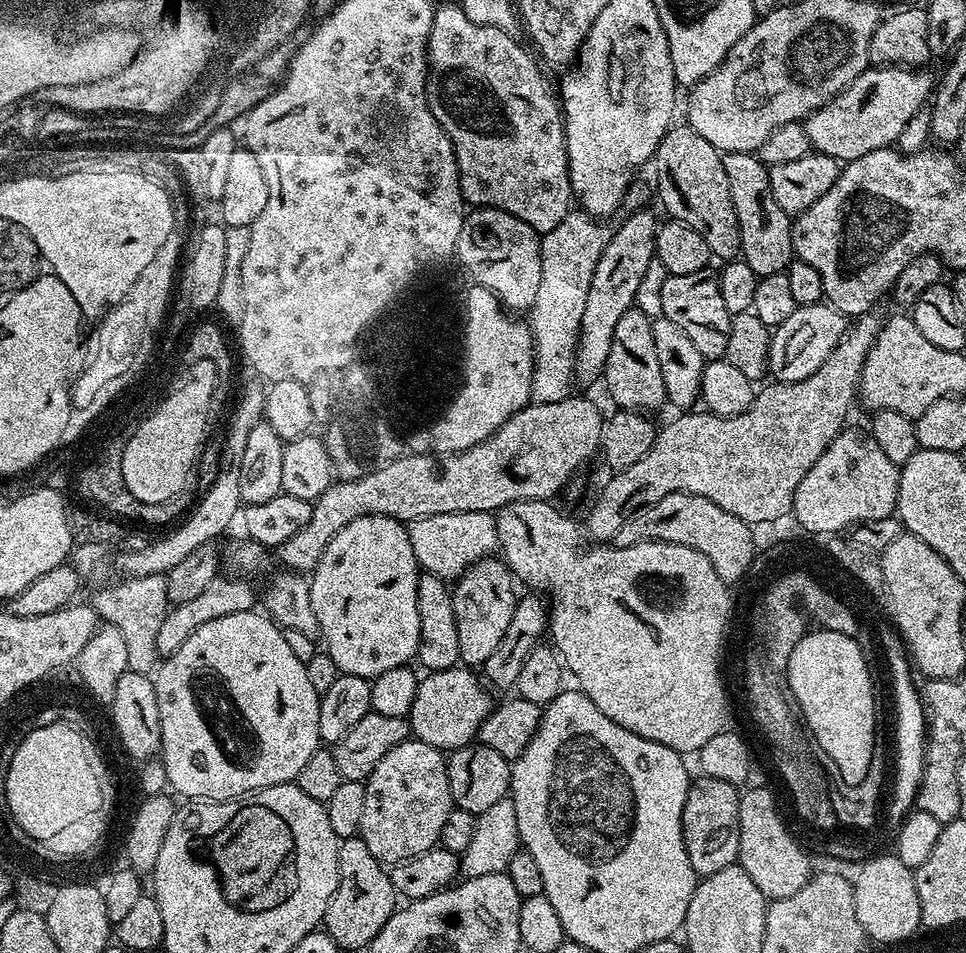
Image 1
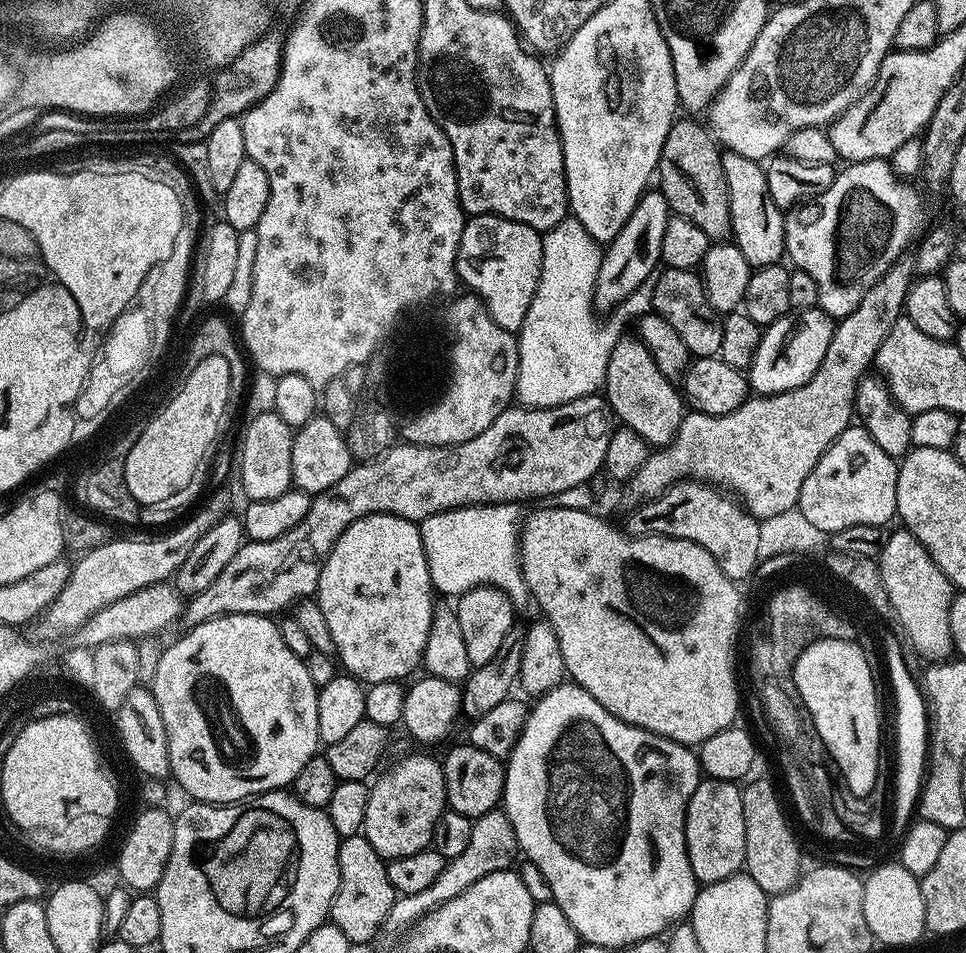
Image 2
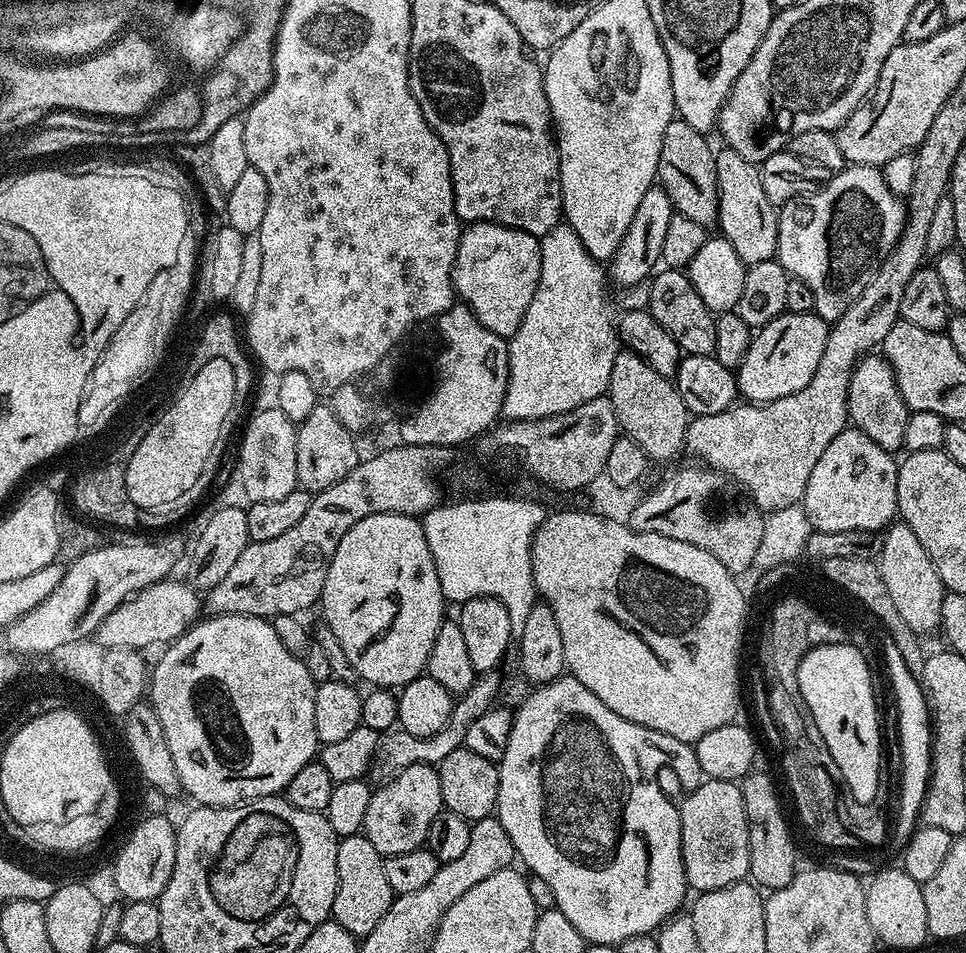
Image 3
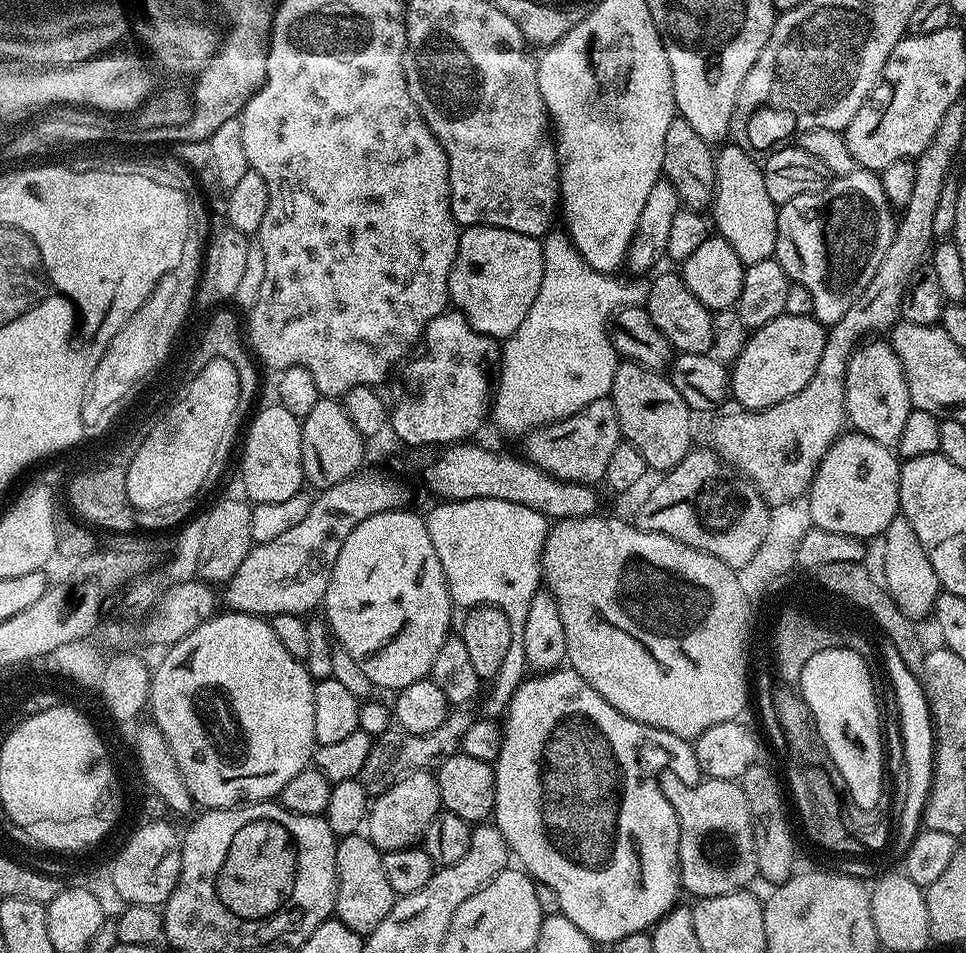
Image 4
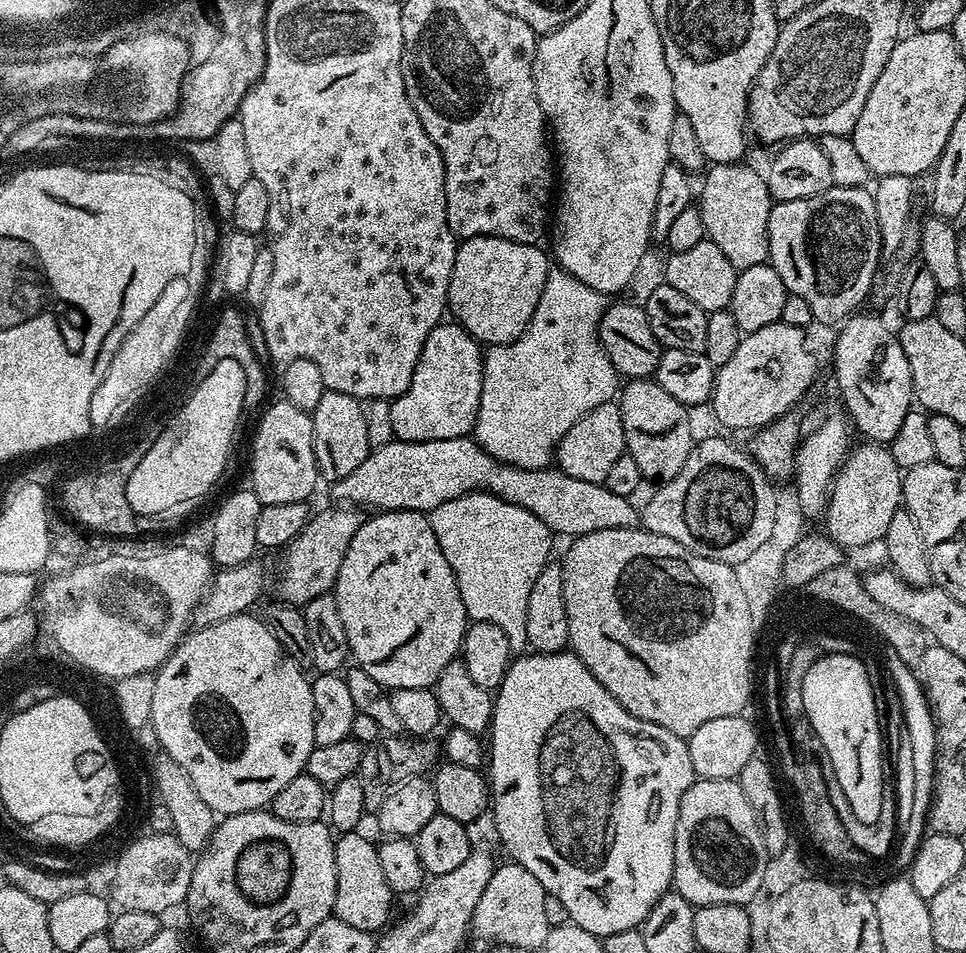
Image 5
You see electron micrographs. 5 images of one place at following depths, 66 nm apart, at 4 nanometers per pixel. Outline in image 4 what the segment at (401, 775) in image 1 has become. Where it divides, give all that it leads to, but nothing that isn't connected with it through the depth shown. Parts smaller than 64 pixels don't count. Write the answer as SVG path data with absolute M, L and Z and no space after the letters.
M431 771L409 772L401 776L381 796L371 801L366 821L366 835L381 852L411 848L423 841L424 832L441 811L438 782Z

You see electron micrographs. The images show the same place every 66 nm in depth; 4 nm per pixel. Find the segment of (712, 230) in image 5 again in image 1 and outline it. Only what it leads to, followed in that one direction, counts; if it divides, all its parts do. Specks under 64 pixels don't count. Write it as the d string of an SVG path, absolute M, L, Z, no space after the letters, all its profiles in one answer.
M725 152L723 157L726 178L730 178L730 198L734 198L734 214L738 214L738 226L742 234L742 259L758 278L785 271L794 259L794 220L782 210L782 206L778 206L770 190L768 165L760 160L759 155L751 152Z

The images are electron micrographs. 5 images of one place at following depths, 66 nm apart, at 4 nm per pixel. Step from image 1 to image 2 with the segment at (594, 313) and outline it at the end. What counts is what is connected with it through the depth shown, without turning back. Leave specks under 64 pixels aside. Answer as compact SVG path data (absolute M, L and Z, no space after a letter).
M645 191L634 206L626 226L622 226L622 230L618 230L616 237L607 241L603 249L592 299L593 309L597 313L611 313L626 298L630 298L630 294L634 294L634 290L638 290L638 286L642 286L642 282L646 282L652 272L661 267L662 234L666 234L669 218L670 209L663 192Z

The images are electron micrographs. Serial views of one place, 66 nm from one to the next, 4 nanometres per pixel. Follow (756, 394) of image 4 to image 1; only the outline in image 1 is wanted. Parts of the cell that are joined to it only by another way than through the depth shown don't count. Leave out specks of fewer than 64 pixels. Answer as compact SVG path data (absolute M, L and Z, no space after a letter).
M827 302L797 306L794 314L790 314L790 318L786 318L786 322L775 329L772 349L768 355L769 373L777 381L786 384L810 378L810 374L814 374L818 366L830 358L840 341L845 339L849 328L849 317Z

